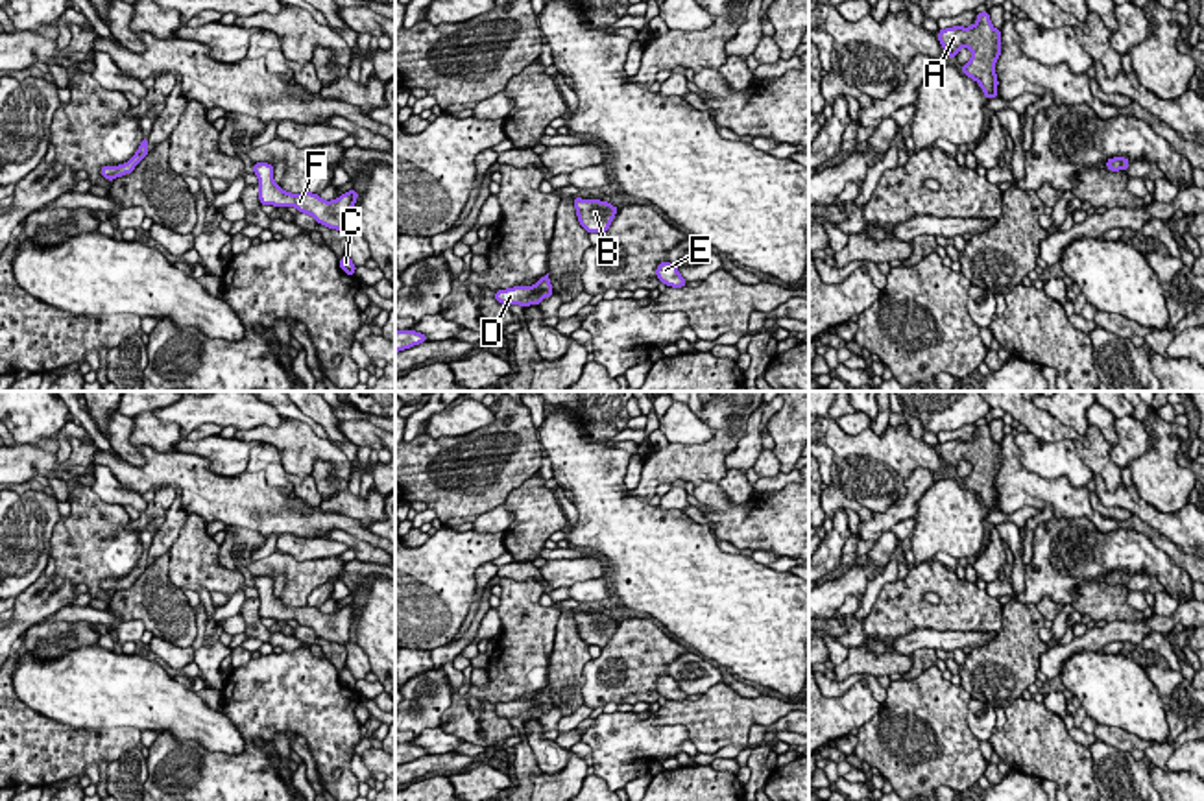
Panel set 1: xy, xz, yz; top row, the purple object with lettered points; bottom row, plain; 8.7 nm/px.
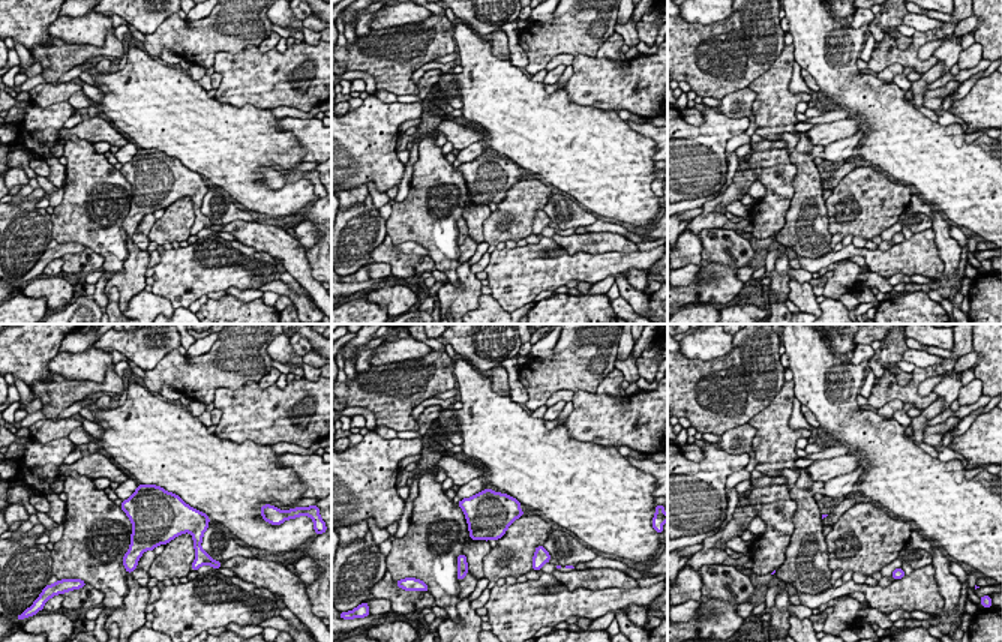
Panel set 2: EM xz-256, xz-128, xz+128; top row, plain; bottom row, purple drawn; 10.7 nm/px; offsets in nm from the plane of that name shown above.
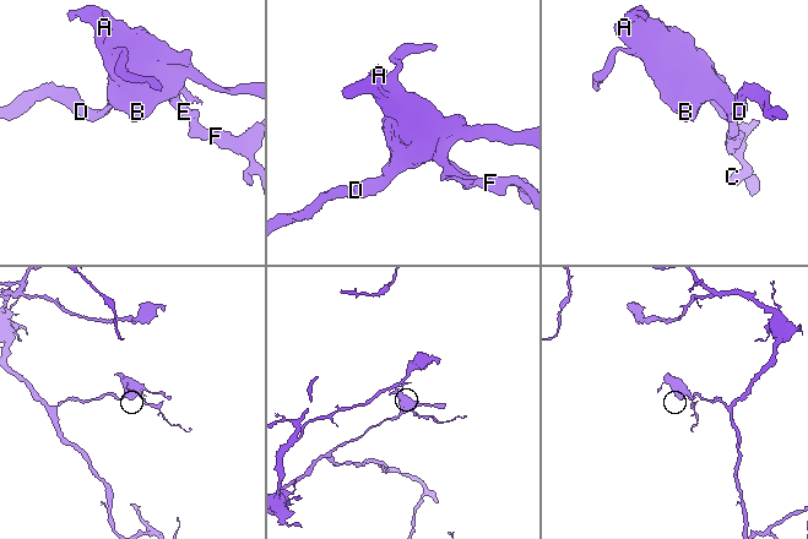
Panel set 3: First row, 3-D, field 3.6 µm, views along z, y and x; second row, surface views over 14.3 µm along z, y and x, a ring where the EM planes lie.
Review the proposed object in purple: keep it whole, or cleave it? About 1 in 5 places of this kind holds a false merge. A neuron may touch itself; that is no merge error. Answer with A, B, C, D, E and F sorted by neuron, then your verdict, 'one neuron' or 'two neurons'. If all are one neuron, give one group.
A B C D E F | one neuron

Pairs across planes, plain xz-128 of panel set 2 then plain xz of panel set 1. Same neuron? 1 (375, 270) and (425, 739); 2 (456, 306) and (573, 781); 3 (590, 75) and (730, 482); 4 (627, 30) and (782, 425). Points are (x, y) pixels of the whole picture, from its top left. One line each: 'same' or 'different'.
1: same
2: same
3: different
4: different

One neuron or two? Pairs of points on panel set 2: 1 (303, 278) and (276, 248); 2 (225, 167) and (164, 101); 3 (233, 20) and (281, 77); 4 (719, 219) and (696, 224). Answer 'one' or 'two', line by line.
1: one
2: one
3: two
4: one

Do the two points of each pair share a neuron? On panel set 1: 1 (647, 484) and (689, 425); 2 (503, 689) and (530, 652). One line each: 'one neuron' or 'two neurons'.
1: two neurons
2: one neuron

